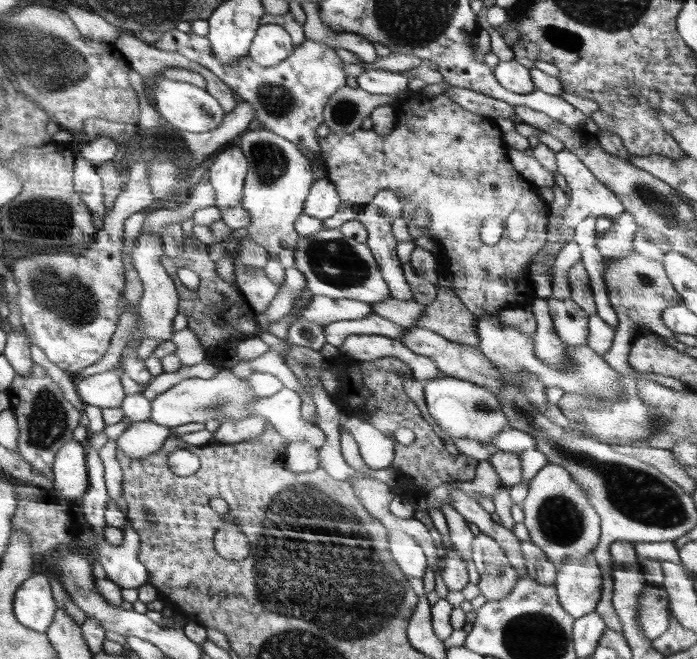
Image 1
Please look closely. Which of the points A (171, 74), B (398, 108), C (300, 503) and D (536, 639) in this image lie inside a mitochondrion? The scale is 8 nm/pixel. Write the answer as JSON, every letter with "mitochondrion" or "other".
{"A":"other","B":"other","C":"mitochondrion","D":"mitochondrion"}

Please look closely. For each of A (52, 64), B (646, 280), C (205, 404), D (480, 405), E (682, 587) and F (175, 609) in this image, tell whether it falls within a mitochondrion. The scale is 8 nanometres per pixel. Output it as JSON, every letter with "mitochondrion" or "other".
{"A":"mitochondrion","B":"mitochondrion","C":"mitochondrion","D":"mitochondrion","E":"other","F":"other"}

